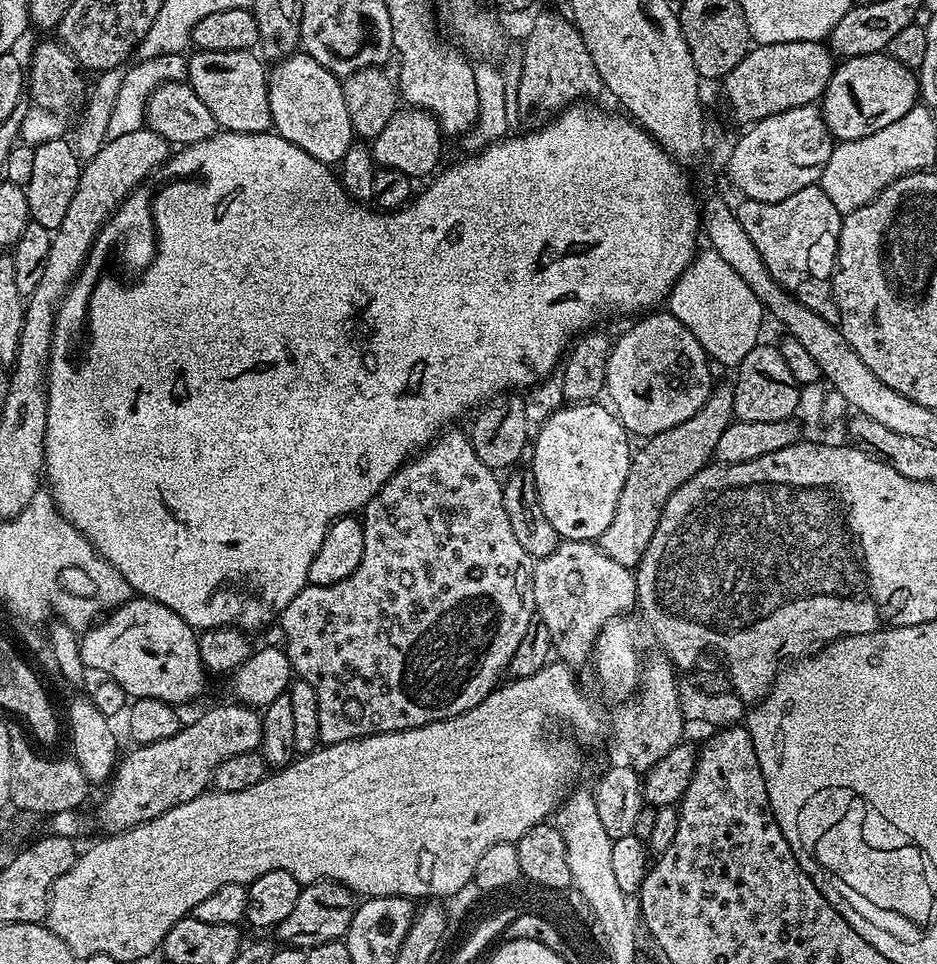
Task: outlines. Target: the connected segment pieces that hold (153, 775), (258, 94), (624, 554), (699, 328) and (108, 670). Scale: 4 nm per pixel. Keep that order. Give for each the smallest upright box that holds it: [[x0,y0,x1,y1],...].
[[96,703,262,836],[186,50,272,134],[598,383,733,569],[667,250,766,366],[79,598,206,706]]

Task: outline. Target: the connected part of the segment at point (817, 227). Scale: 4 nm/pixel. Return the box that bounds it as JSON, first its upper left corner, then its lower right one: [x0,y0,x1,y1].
[734,183,842,325]

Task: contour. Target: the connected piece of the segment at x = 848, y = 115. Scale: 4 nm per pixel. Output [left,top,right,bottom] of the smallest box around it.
[822,52,920,141]

